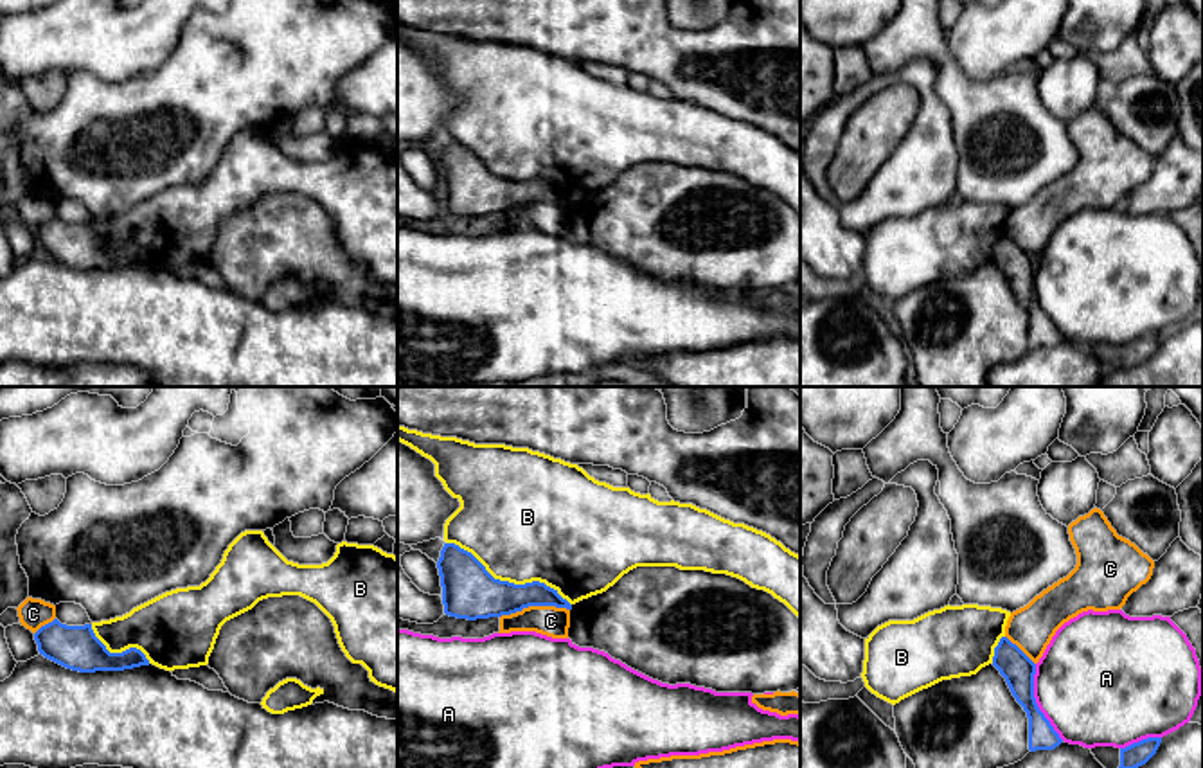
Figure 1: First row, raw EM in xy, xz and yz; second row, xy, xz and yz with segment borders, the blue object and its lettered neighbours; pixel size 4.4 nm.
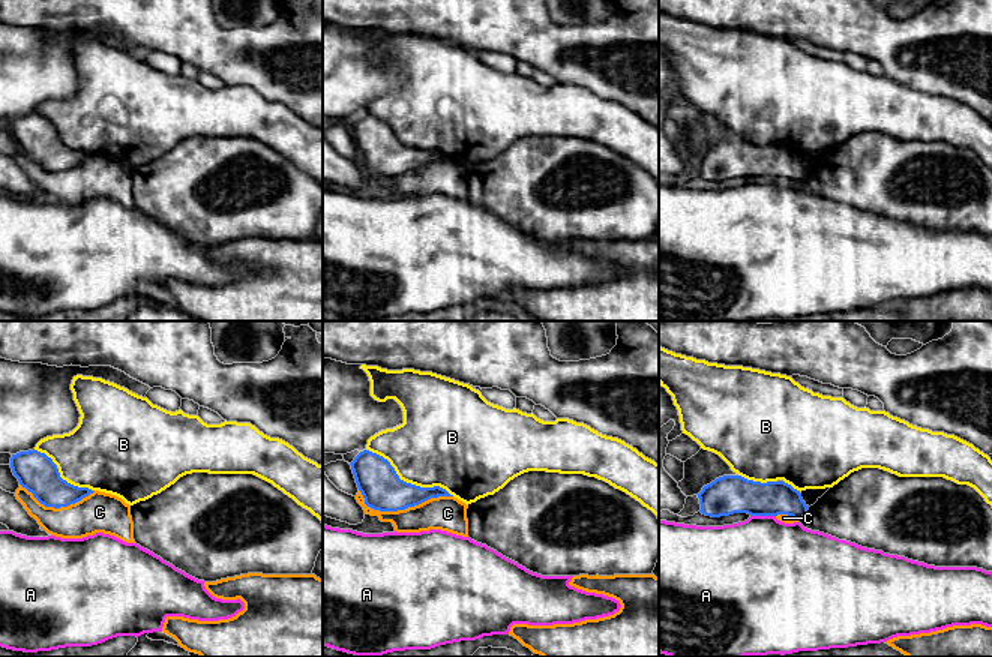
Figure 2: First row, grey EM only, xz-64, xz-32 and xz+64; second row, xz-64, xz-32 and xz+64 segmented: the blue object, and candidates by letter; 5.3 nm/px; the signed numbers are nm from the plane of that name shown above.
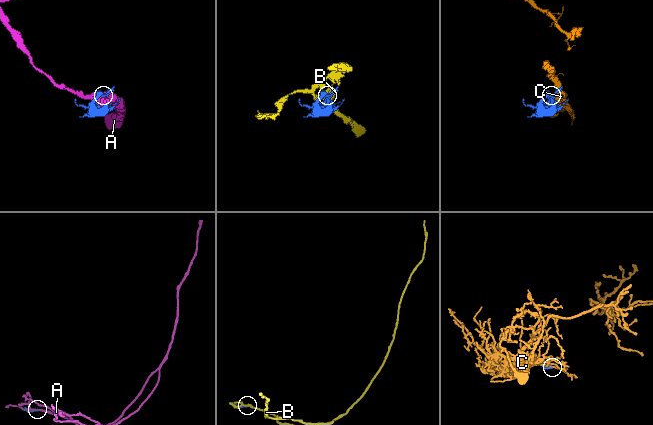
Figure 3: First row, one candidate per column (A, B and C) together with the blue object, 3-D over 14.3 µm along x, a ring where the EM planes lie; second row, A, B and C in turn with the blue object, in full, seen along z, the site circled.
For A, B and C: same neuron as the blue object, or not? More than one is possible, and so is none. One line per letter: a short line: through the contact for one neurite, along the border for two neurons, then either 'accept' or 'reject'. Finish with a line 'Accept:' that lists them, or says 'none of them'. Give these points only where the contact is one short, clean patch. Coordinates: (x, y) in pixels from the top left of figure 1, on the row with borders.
A: reject
B: reject
C: reject
Accept: none of them

